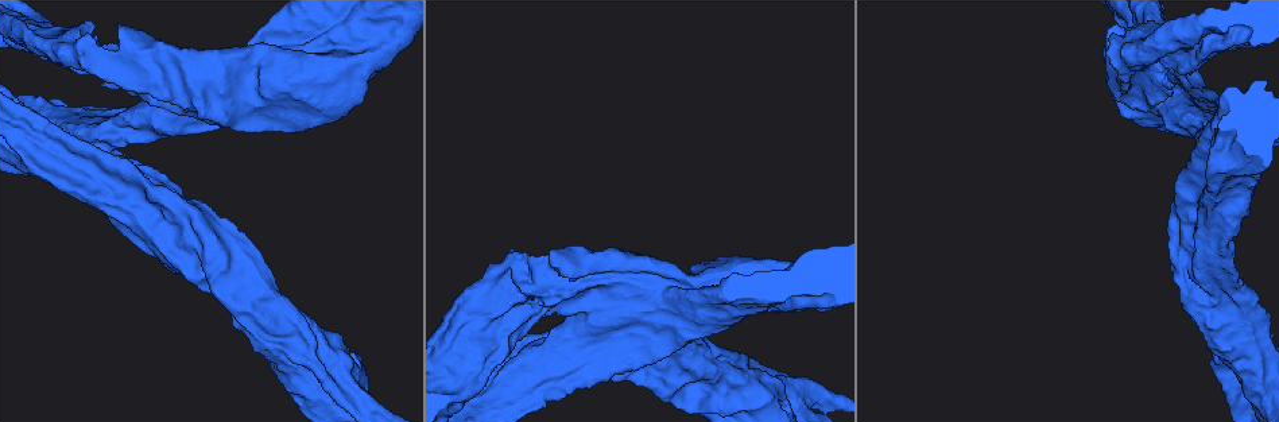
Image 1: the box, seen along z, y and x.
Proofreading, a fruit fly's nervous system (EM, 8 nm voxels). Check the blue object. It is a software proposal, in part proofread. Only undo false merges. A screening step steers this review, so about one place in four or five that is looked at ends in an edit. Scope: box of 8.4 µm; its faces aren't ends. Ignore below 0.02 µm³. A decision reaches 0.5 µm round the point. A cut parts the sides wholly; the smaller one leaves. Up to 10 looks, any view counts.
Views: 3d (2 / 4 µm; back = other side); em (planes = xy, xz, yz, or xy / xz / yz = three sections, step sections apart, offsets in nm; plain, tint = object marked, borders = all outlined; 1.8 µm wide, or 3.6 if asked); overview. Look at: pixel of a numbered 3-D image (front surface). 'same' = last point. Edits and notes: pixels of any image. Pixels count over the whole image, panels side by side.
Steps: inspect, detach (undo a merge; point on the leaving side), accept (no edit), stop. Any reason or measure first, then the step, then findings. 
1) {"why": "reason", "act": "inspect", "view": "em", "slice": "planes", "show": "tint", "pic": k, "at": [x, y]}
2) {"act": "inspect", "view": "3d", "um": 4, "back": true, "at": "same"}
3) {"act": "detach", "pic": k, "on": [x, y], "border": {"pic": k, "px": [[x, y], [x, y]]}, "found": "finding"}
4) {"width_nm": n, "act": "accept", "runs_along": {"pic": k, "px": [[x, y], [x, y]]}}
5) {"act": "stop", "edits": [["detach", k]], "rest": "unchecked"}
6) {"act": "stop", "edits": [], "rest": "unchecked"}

{"why": "calibre changes", "act": "inspect", "view": "em", "slice": "yz", "step": 16, "show": "tint", "pic": 1, "at": [338, 98]}

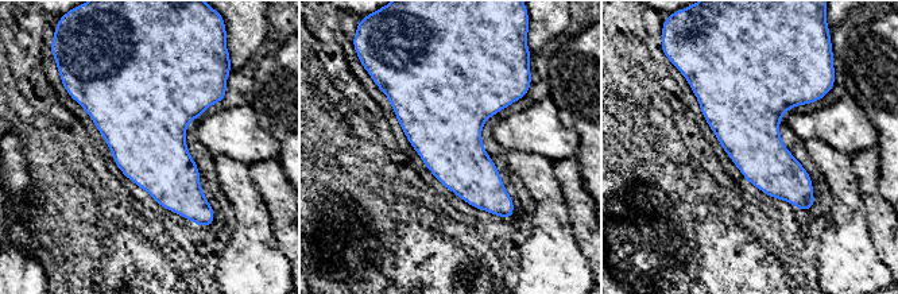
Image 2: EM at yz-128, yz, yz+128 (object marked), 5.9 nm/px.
{"width_nm": 340, "act": "accept", "found": "one neuron here"}

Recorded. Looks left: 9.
{"why": "thick turns thin", "act": "inspect", "view": "3d", "um": 4, "back": true, "pic": 1, "at": [590, 302]}

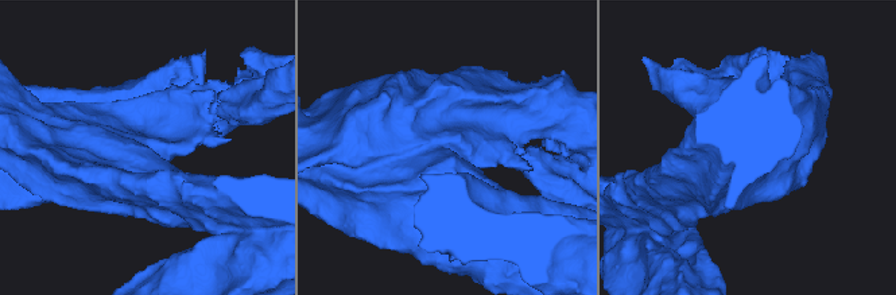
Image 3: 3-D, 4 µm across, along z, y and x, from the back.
{"act": "inspect", "view": "em", "um": 3.6, "slice": "xy", "step": 4, "show": "tint", "pic": 3, "at": [454, 151]}

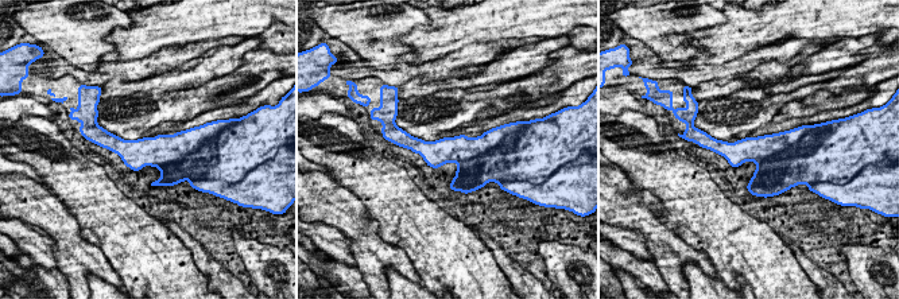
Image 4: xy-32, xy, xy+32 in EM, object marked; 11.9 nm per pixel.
{"why": "another direction", "act": "inspect", "view": "em", "um": 3.6, "slice": "planes", "show": "tint", "at": "same"}

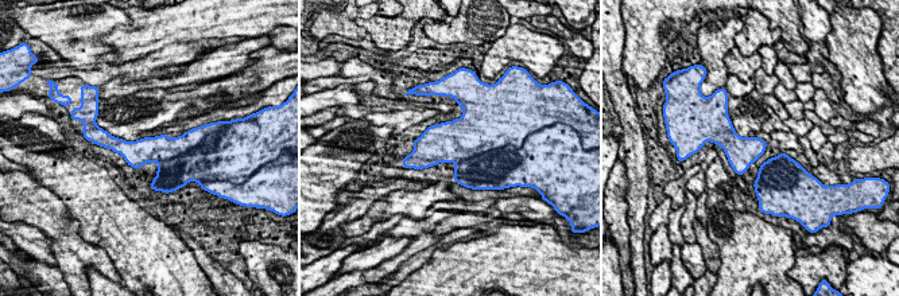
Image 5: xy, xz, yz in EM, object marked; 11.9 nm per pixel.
{"act": "detach", "pic": 5, "on": [472, 135], "found": "two neurons meet here"}

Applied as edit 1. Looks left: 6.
{"why": "see it whole again", "act": "inspect", "view": "overview"}

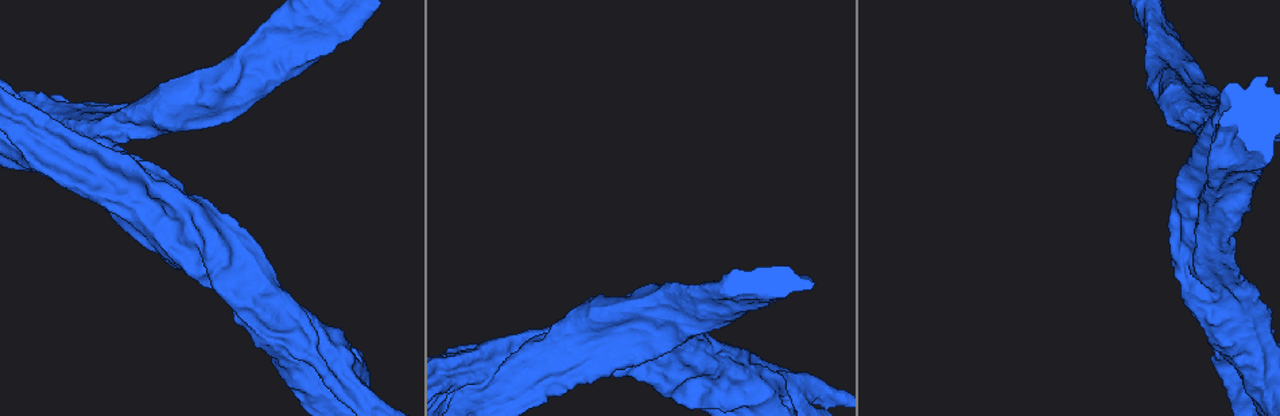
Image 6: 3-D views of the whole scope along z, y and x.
{"why": "sudden change in width", "act": "inspect", "view": "3d", "um": 4, "pic": 6, "at": [525, 362]}

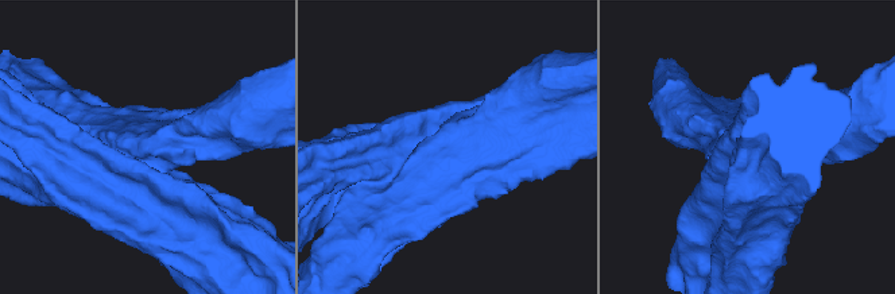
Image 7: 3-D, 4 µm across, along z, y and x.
{"act": "inspect", "view": "em", "um": 3.6, "slice": "planes", "show": "plain", "pic": 7, "at": [443, 151]}

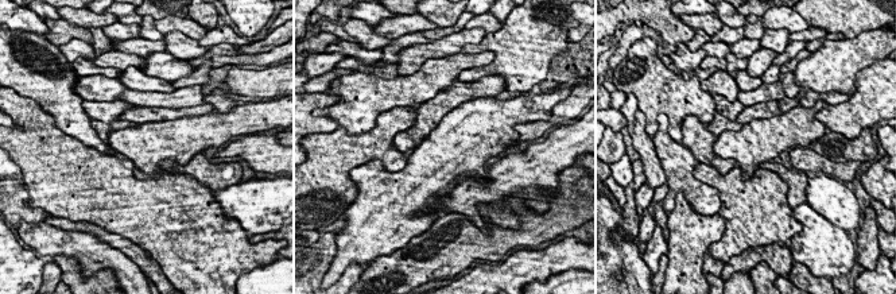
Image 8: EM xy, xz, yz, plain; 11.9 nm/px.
{"act": "inspect", "view": "em", "um": 3.6, "slice": "planes", "show": "tint", "at": "same"}

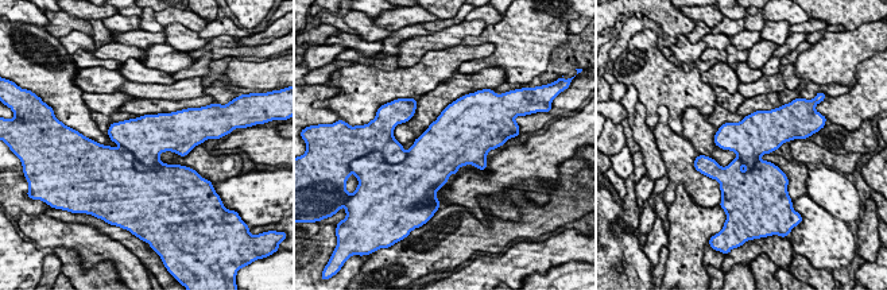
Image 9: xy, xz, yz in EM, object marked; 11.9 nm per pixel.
{"act": "detach", "pic": 9, "on": [146, 143], "border": {"pic": 9, "px": [[121, 147], [143, 171]]}, "found": "a second neuron is stuck on"}

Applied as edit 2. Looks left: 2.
{"act": "stop", "edits": [["detach", 5], ["detach", 9]], "rest": "unchecked"}

